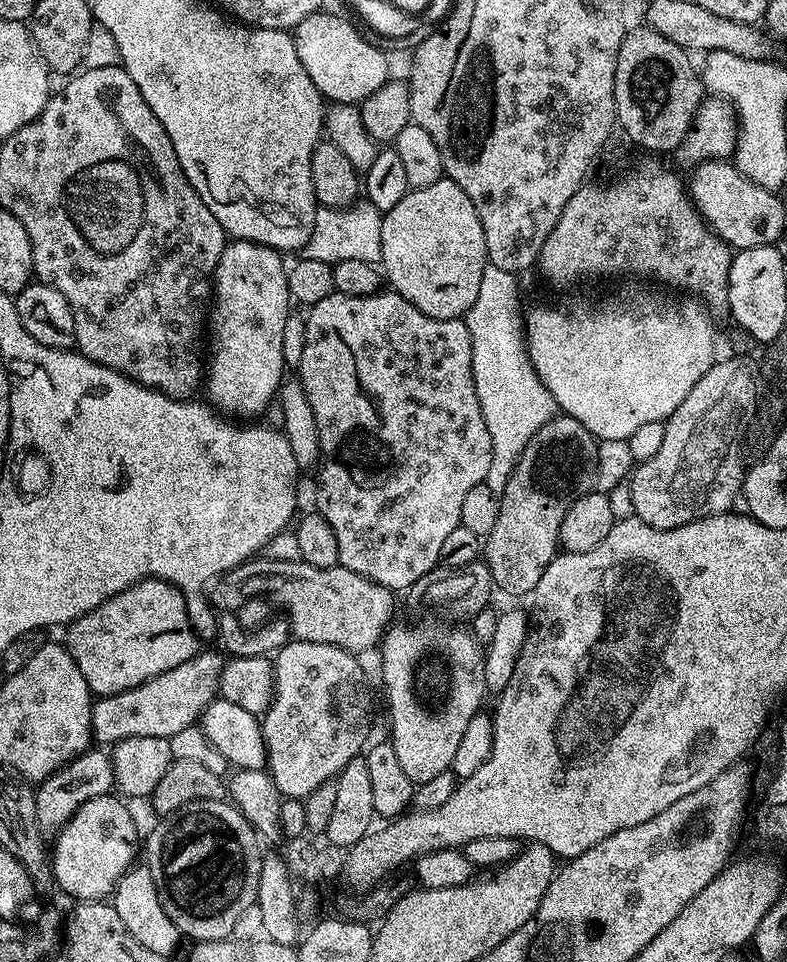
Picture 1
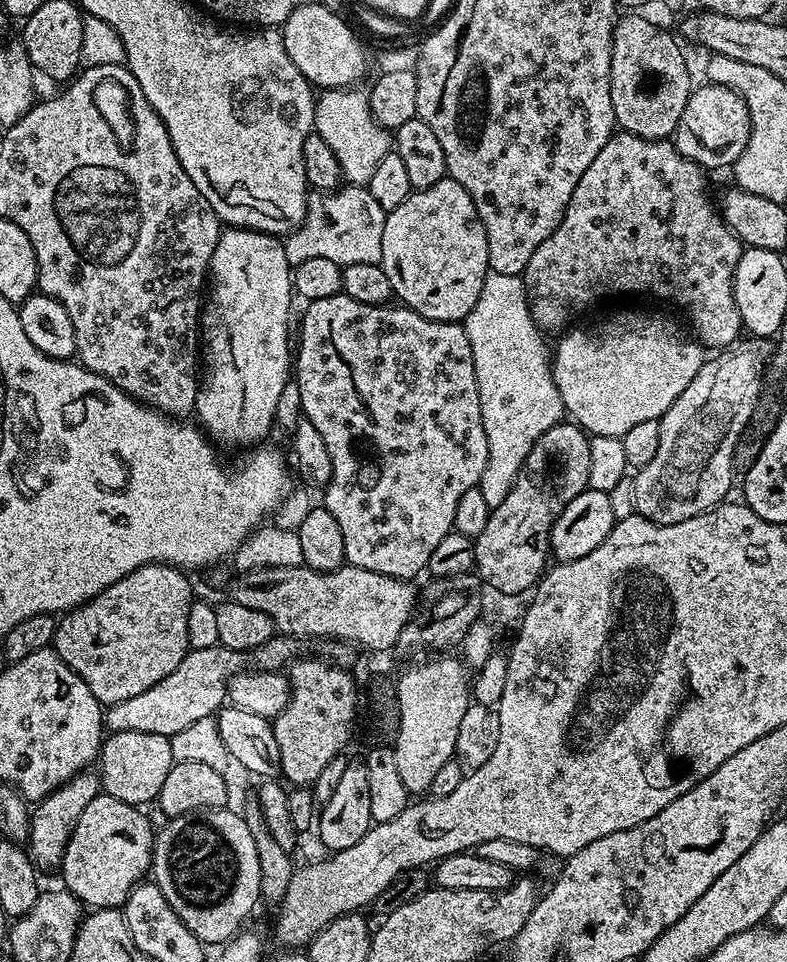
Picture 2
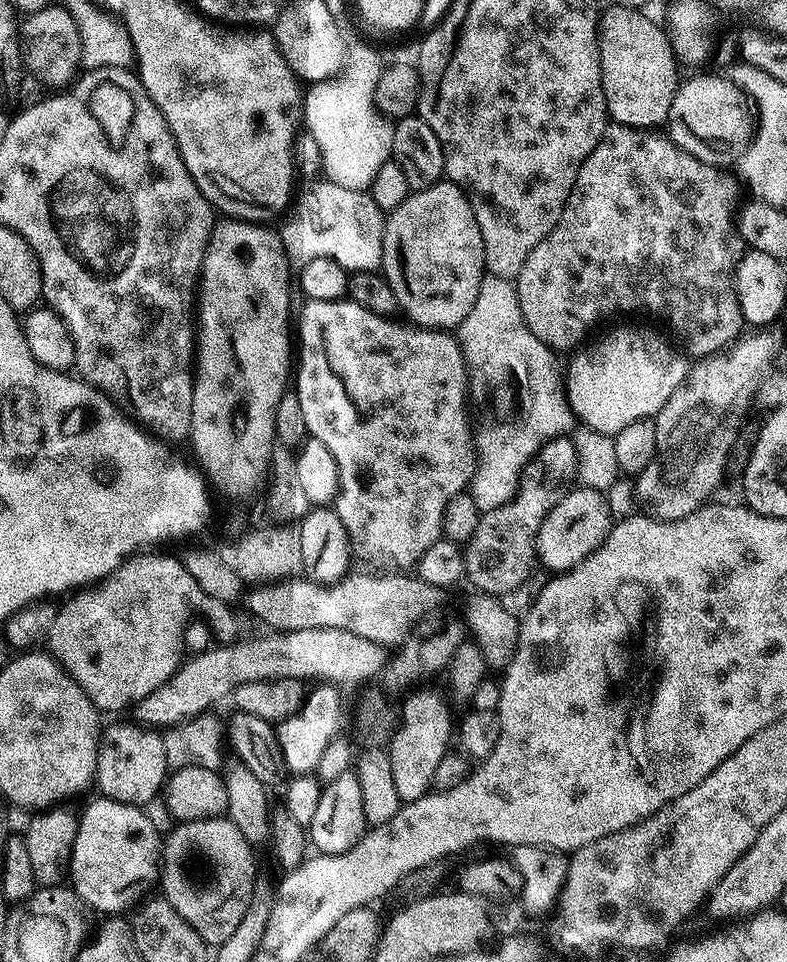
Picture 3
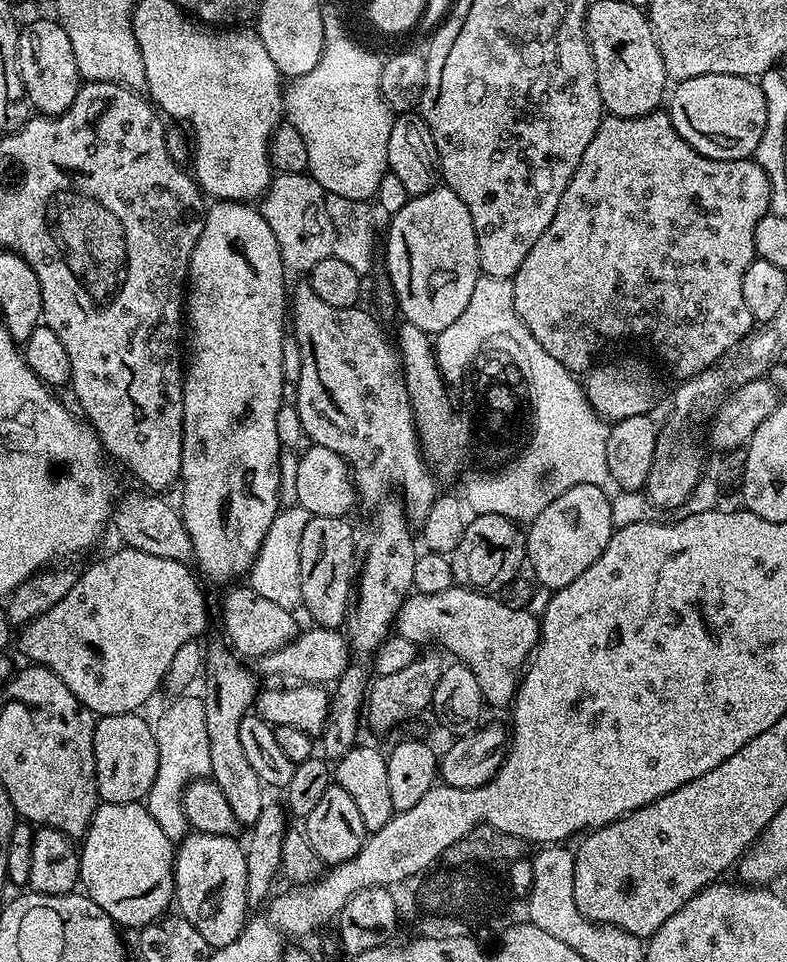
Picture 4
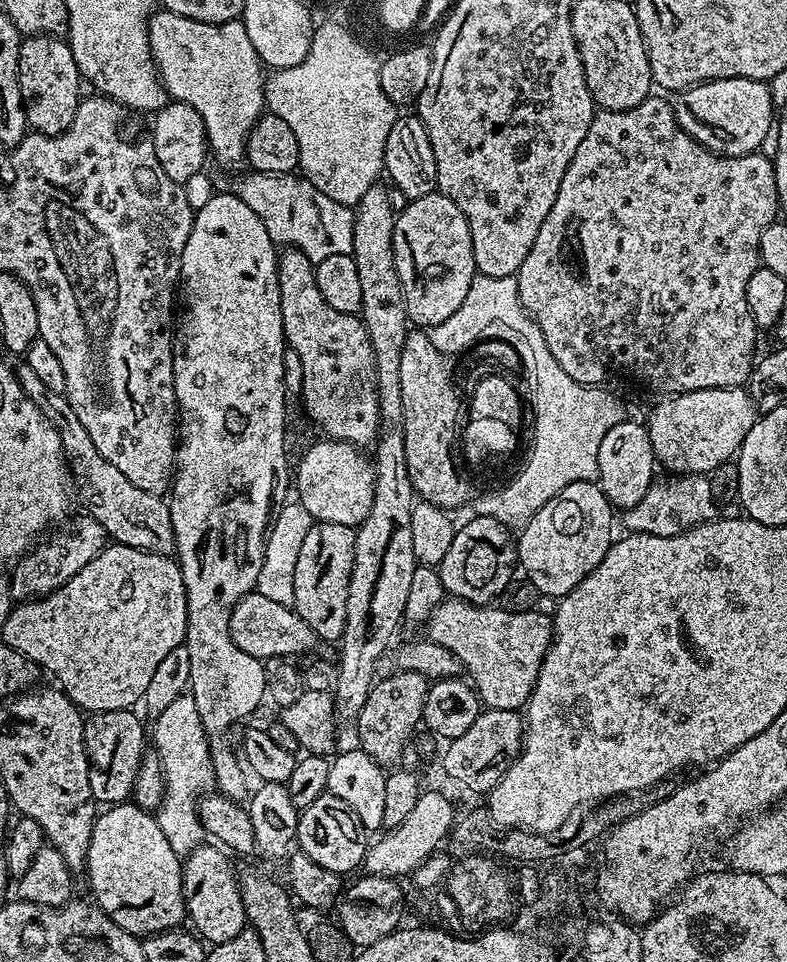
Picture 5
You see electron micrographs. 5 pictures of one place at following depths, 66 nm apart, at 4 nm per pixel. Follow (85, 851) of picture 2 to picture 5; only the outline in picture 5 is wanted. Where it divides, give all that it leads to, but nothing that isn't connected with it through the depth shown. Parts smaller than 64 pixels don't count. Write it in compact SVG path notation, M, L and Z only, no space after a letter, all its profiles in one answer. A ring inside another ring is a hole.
M134 802L111 805L96 817L94 834L90 838L86 877L96 895L94 904L101 908L122 930L132 936L153 936L156 932L170 932L181 927L186 920L184 898L184 870L181 857L170 850L166 834L151 811L137 807Z

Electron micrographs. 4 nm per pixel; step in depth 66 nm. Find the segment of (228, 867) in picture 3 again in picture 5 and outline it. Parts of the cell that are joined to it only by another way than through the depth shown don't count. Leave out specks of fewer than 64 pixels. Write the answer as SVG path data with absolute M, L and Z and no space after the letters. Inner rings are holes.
M208 842L201 844L200 848L191 852L182 864L186 916L190 924L192 920L191 927L198 933L200 939L209 945L230 942L230 938L238 938L238 934L246 927L239 879L224 872L225 853L219 847L216 849L211 846L216 847Z

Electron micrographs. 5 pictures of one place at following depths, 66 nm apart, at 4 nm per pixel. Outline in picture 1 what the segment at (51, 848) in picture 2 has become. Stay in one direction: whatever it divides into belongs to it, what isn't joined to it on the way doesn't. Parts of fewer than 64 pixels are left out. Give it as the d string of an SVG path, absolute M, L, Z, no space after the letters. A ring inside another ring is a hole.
M89 750L76 756L69 764L64 764L54 774L39 781L35 789L38 818L36 827L44 834L55 834L64 829L64 824L90 798L107 796L113 791L116 779L112 769L112 758L107 751Z

